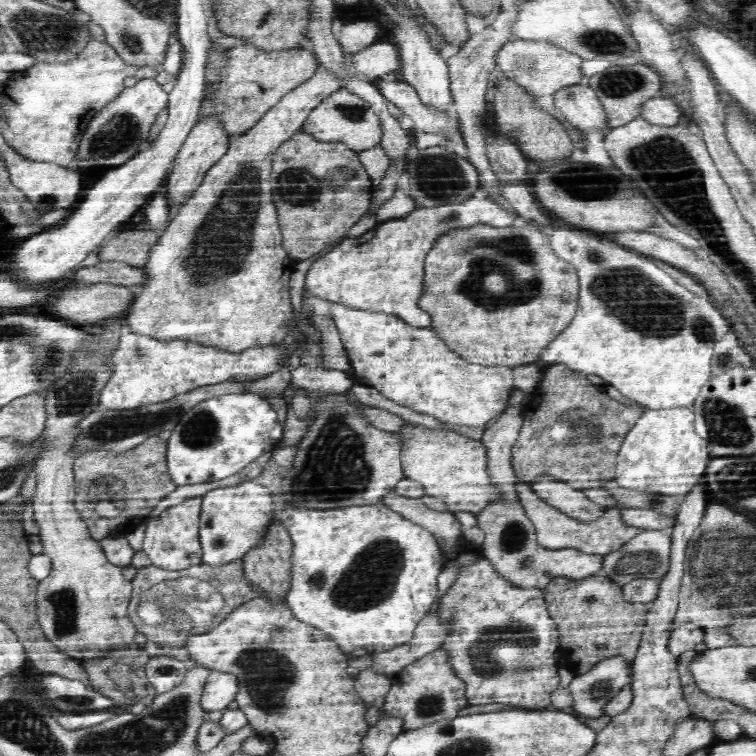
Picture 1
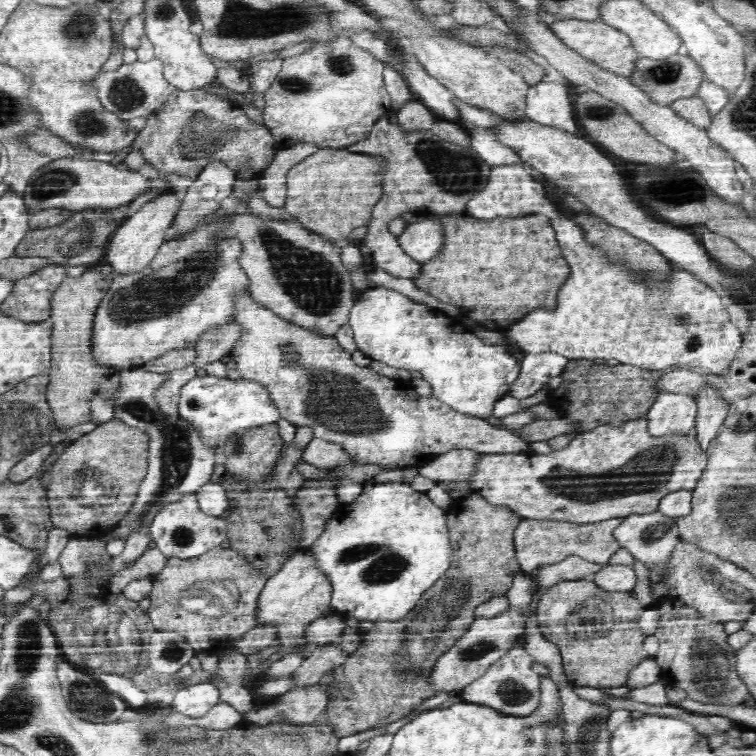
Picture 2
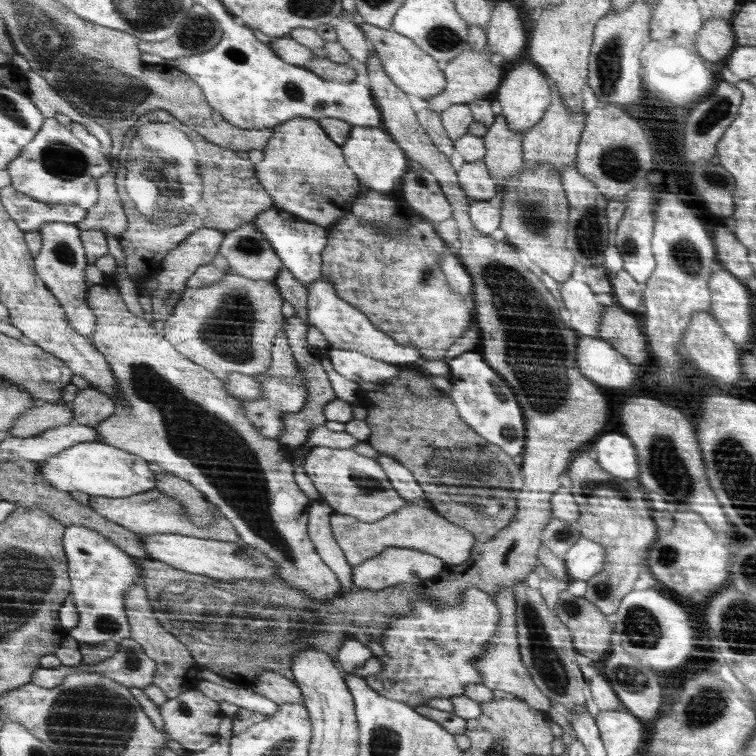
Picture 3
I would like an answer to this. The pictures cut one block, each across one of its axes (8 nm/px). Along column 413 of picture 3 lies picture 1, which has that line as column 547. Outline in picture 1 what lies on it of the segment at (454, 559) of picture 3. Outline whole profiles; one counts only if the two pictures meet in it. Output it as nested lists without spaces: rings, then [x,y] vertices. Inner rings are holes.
[[[516,478],[515,490],[519,496],[520,504],[535,528],[537,543],[547,549],[573,548],[591,555],[604,556],[619,549],[641,531],[638,527],[630,526],[622,521],[622,516],[620,516],[621,506],[606,509],[606,512],[598,520],[588,523],[570,518],[566,513],[544,502],[533,492],[530,484],[522,481],[522,478]]]

